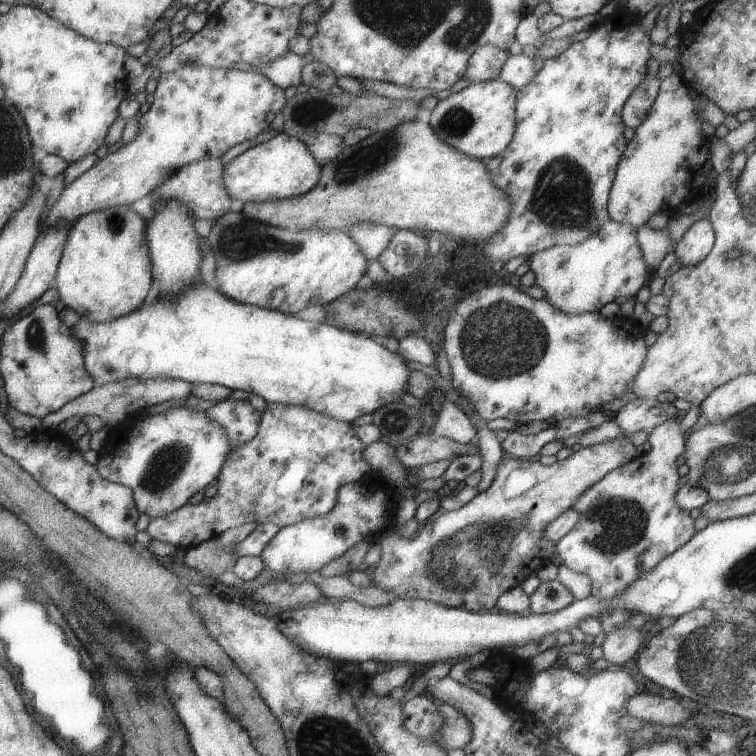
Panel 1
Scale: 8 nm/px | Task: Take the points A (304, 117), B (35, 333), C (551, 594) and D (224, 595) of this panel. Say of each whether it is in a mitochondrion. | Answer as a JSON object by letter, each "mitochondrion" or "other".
{"A":"mitochondrion","B":"mitochondrion","C":"mitochondrion","D":"other"}

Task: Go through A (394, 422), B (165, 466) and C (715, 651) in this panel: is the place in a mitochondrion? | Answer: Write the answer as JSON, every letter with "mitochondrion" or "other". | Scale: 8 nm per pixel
{"A":"mitochondrion","B":"mitochondrion","C":"mitochondrion"}

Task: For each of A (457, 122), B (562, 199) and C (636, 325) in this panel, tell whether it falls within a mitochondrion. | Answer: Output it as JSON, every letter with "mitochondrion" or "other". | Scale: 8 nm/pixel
{"A":"mitochondrion","B":"mitochondrion","C":"other"}

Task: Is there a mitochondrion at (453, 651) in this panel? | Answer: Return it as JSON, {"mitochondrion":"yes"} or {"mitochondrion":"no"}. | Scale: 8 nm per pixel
{"mitochondrion":"no"}

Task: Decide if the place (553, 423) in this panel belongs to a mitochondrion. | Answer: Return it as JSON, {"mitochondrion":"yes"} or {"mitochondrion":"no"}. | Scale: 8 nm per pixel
{"mitochondrion":"no"}

